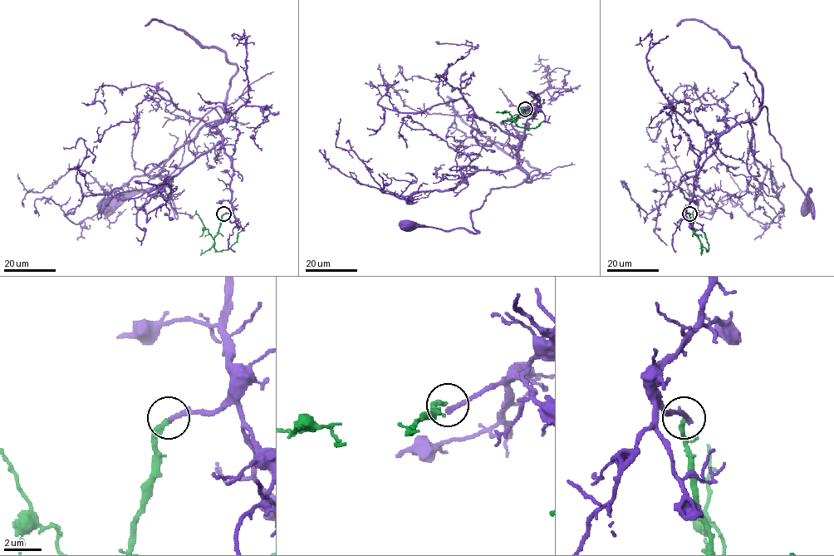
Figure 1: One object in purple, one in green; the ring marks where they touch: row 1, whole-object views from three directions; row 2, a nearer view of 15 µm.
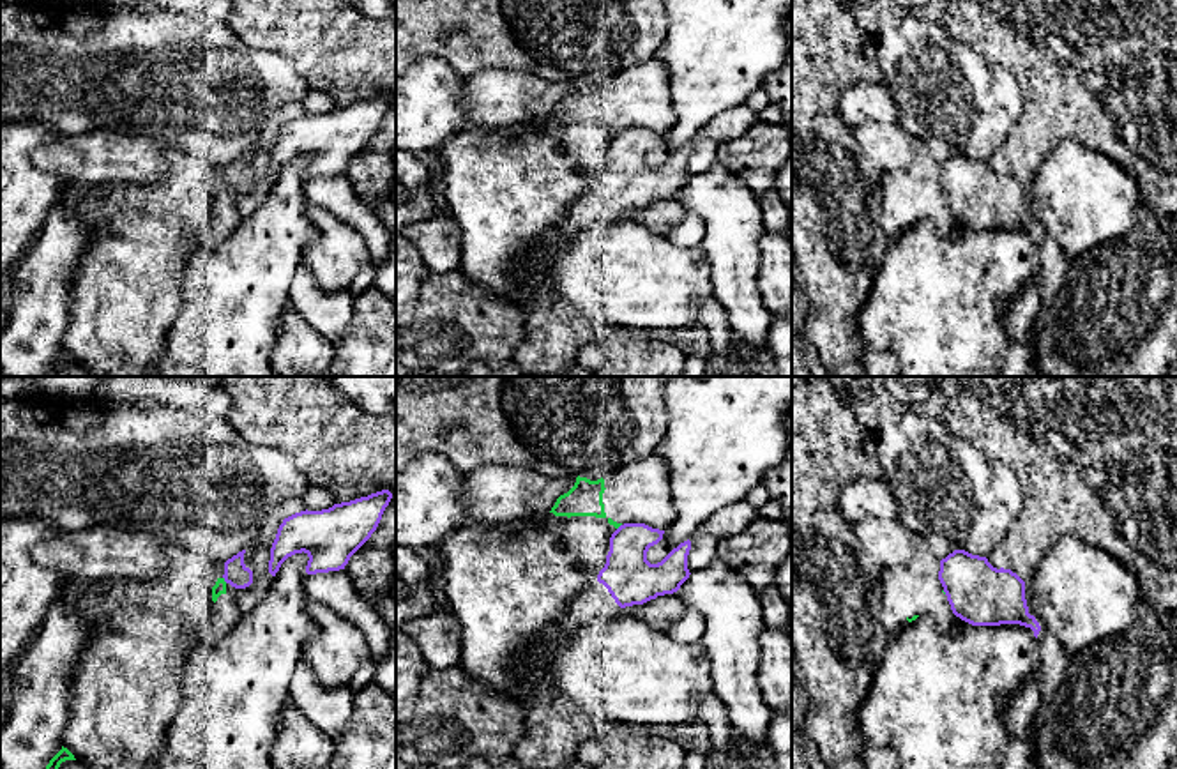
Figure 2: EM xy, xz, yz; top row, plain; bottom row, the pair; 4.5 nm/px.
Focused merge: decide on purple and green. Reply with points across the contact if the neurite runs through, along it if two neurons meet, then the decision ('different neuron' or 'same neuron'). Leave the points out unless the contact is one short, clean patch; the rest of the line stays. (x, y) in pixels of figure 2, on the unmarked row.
different neuron

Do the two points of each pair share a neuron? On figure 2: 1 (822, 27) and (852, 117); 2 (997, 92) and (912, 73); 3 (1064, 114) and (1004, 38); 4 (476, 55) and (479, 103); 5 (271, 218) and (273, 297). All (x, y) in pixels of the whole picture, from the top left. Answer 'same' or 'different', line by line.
1: different
2: same
3: same
4: different
5: same

